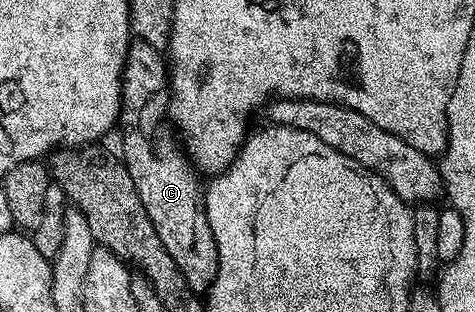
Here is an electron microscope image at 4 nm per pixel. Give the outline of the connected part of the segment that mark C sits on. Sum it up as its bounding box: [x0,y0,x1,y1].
[120,41,216,296]

